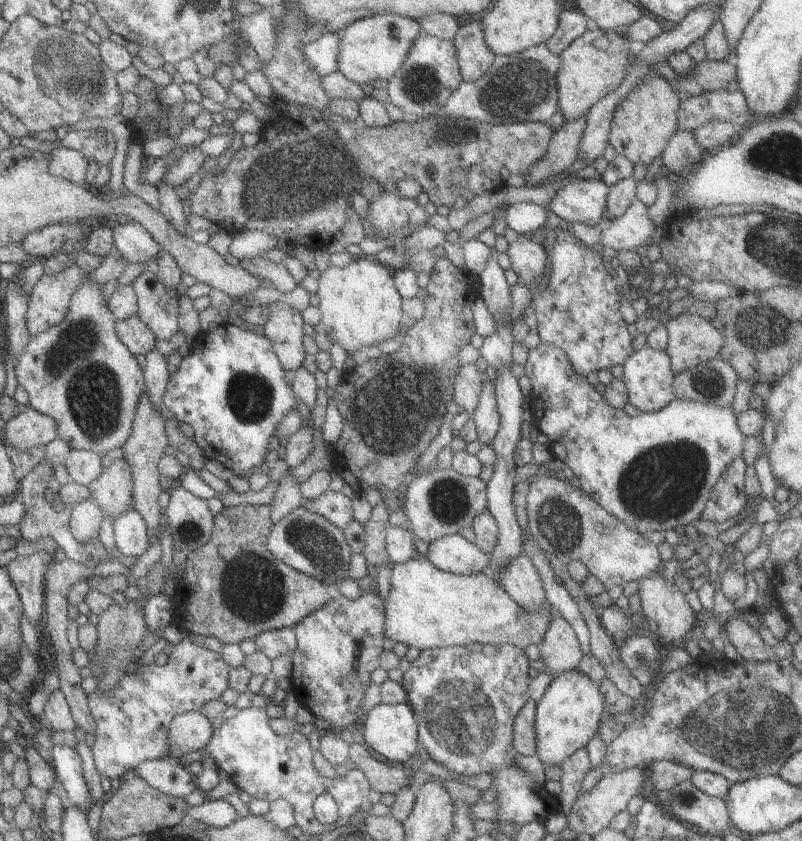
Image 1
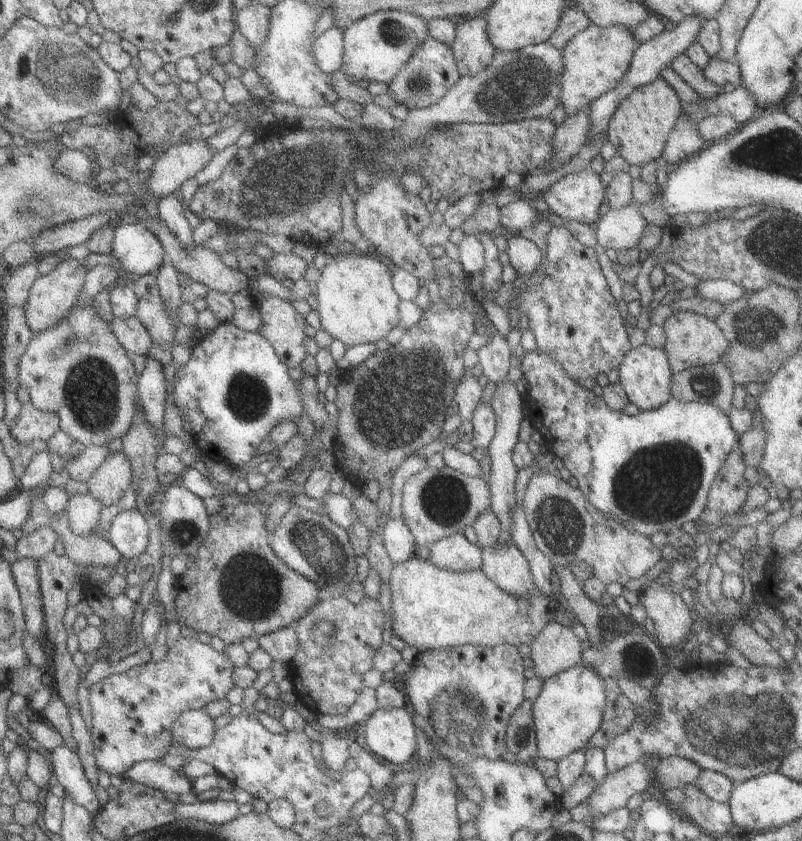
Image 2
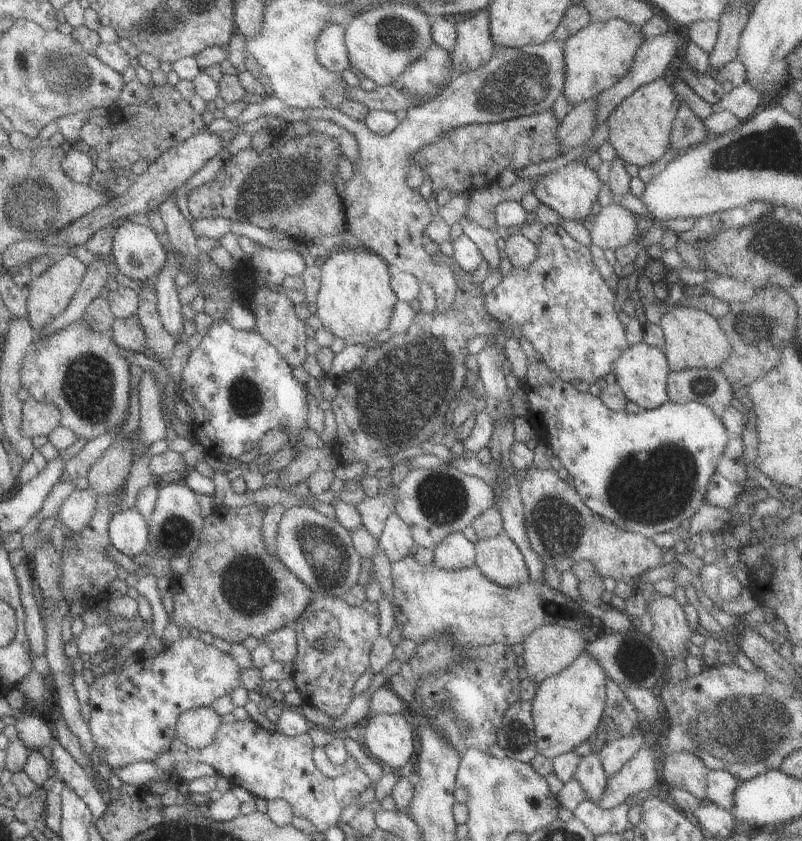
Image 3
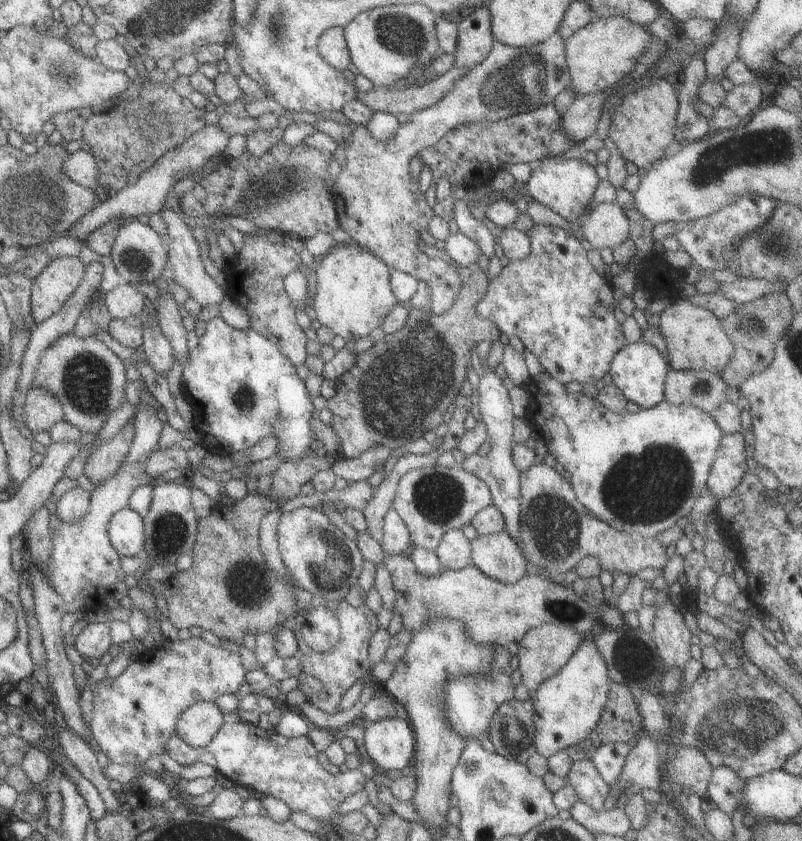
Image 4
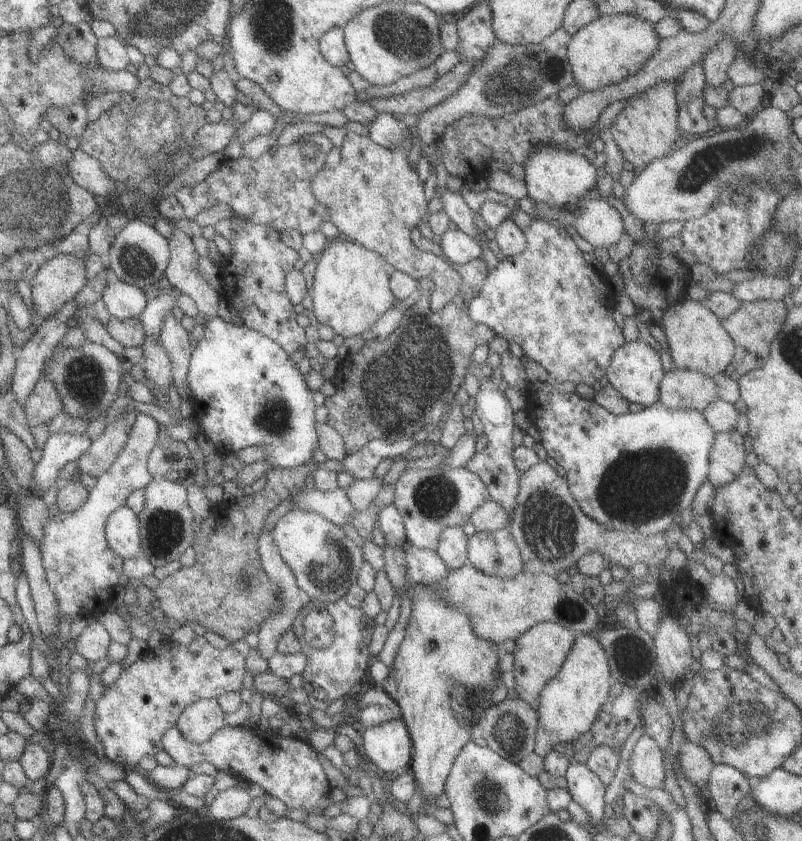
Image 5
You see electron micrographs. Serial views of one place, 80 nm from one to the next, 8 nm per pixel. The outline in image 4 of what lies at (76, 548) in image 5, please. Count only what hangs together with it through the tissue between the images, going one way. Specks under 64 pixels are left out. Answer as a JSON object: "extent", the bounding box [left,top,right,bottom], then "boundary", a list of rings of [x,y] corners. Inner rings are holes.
{"extent":[45,408,163,612],"boundary":[[[138,408],[131,418],[134,435],[127,454],[113,476],[107,477],[93,488],[87,512],[76,523],[63,523],[54,532],[50,532],[51,550],[46,564],[45,574],[49,586],[64,600],[66,612],[75,612],[77,598],[99,596],[105,598],[105,590],[117,581],[120,556],[114,551],[106,533],[107,521],[126,506],[131,491],[139,485],[152,484],[151,478],[144,473],[144,466],[153,449],[157,448],[159,433],[163,422],[155,410]]]}

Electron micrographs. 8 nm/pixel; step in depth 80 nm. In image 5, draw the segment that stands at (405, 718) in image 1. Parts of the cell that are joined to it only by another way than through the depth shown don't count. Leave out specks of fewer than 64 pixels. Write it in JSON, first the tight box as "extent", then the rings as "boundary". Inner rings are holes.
{"extent":[362,718,411,777],"boundary":[[[400,718],[367,727],[362,740],[365,756],[382,777],[391,776],[396,768],[403,768],[410,762],[411,739]]]}

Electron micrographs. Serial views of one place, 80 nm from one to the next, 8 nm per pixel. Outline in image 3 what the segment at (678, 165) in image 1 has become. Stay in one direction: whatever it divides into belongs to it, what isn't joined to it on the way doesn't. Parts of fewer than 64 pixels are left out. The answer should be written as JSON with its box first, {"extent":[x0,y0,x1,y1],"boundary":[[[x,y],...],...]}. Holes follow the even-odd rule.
{"extent":[668,101,707,151],"boundary":[[[681,101],[676,115],[672,120],[672,127],[668,136],[668,148],[672,151],[685,151],[694,144],[707,140],[707,132],[702,120]]]}

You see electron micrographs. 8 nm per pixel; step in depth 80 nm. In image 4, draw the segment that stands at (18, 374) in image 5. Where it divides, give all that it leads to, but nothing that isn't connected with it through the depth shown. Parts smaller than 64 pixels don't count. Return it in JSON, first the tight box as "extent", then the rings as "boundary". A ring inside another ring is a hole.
{"extent":[17,262,103,392],"boundary":[[[90,262],[84,268],[84,275],[82,276],[81,282],[77,285],[77,288],[69,295],[69,298],[65,300],[62,307],[53,313],[49,318],[46,318],[43,322],[37,323],[31,328],[30,337],[28,338],[27,346],[23,351],[20,367],[19,376],[17,379],[17,389],[20,392],[25,392],[29,389],[30,382],[32,381],[35,367],[38,363],[38,358],[42,356],[43,351],[59,337],[70,332],[74,327],[75,321],[79,318],[81,311],[91,302],[91,296],[98,290],[99,282],[101,282],[101,274],[103,272],[103,265],[99,262]]]}

